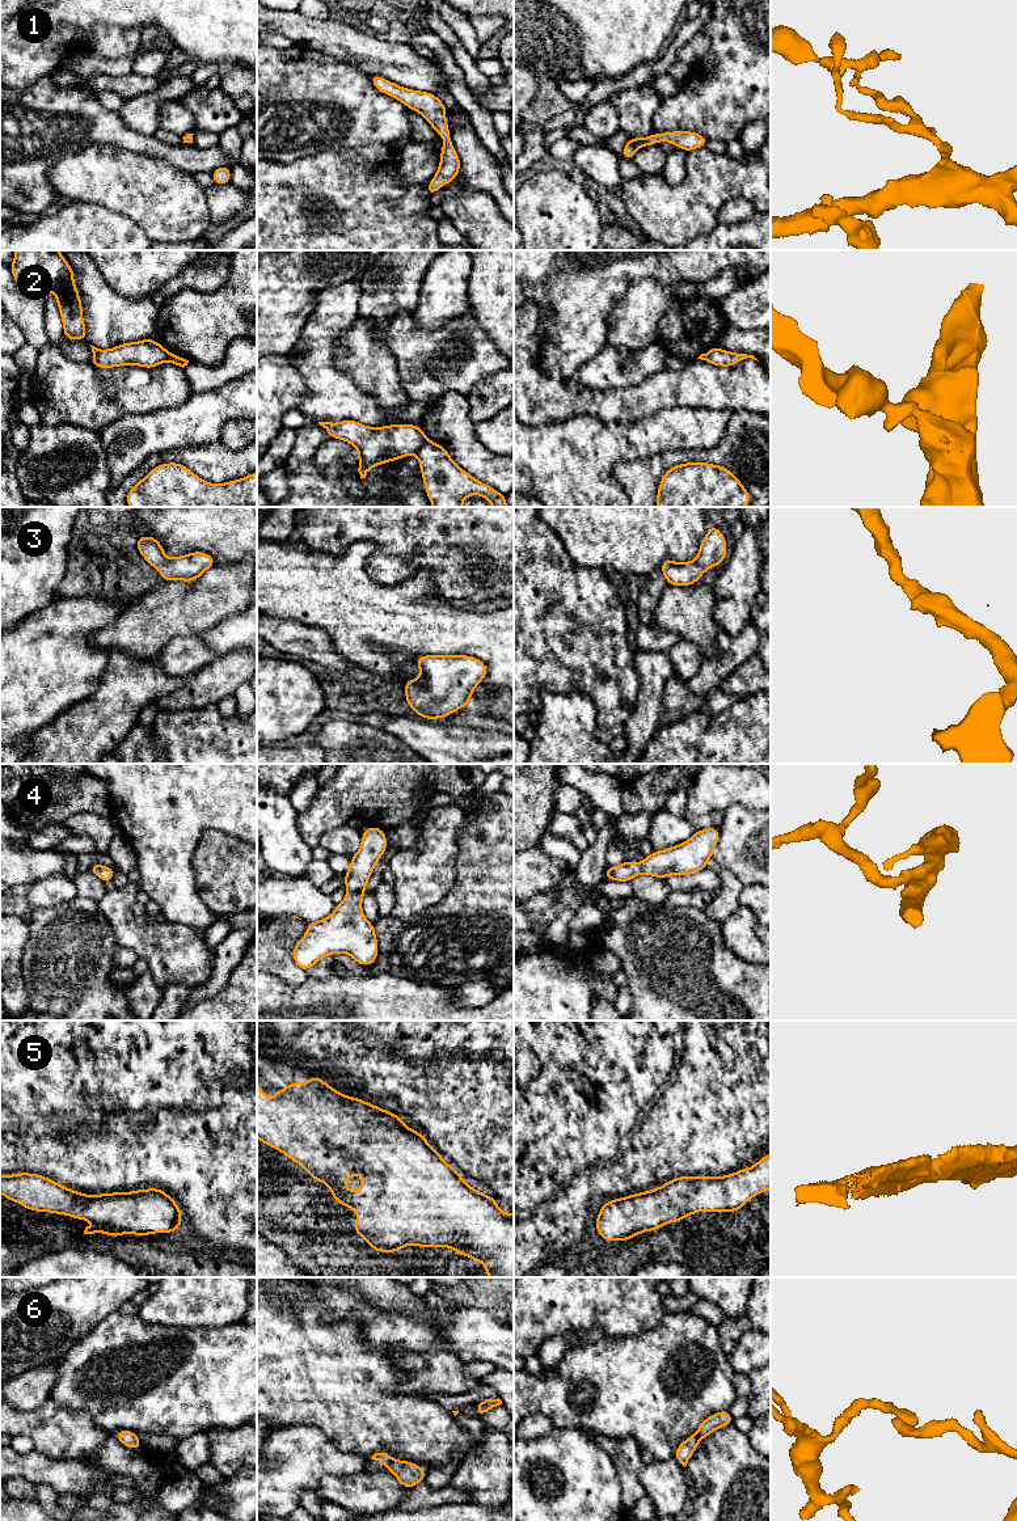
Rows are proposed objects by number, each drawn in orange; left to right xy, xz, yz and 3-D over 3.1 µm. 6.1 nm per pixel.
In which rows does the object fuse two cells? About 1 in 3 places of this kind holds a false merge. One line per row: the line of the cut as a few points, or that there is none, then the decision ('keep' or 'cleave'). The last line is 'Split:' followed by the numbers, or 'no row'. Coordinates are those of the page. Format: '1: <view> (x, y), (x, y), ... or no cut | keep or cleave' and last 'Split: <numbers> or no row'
1: no cut | keep
2: xz (427, 440), (416, 453) | cleave
3: no cut | keep
4: no cut | keep
5: no cut | keep
6: xz (393, 1458), (385, 1465) | cleave
Split: 2, 6

